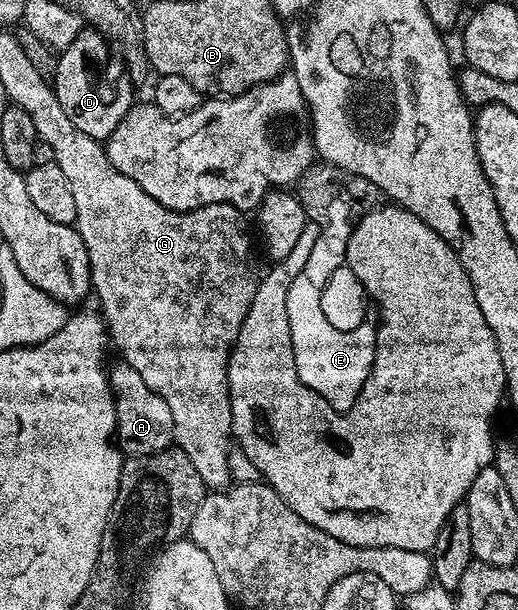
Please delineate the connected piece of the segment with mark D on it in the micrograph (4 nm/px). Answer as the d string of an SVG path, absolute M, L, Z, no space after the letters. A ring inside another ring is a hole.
M92 27L82 28L80 35L75 39L75 43L71 43L65 49L60 50L57 70L51 82L55 95L59 99L59 107L63 107L63 111L67 111L67 119L71 119L71 123L75 123L75 127L79 127L79 131L83 131L83 135L91 135L100 142L104 142L112 135L115 127L119 127L119 119L123 119L123 115L127 115L129 108L135 104L134 82L130 81L129 74L125 71L124 61L120 59L112 61L109 58L109 49L111 53L110 42L102 37L96 29Z

